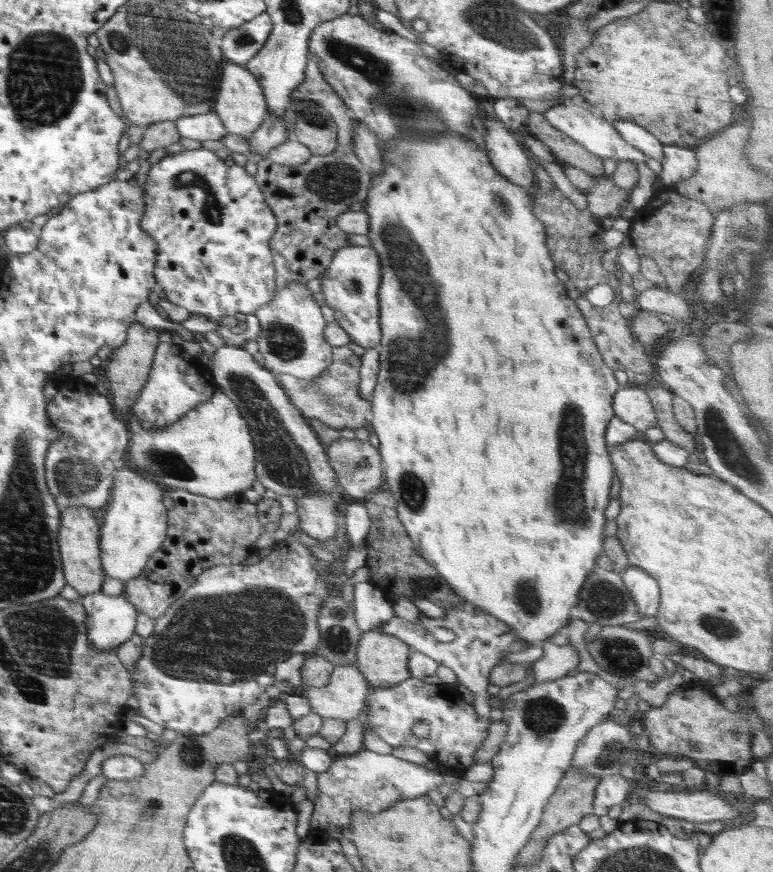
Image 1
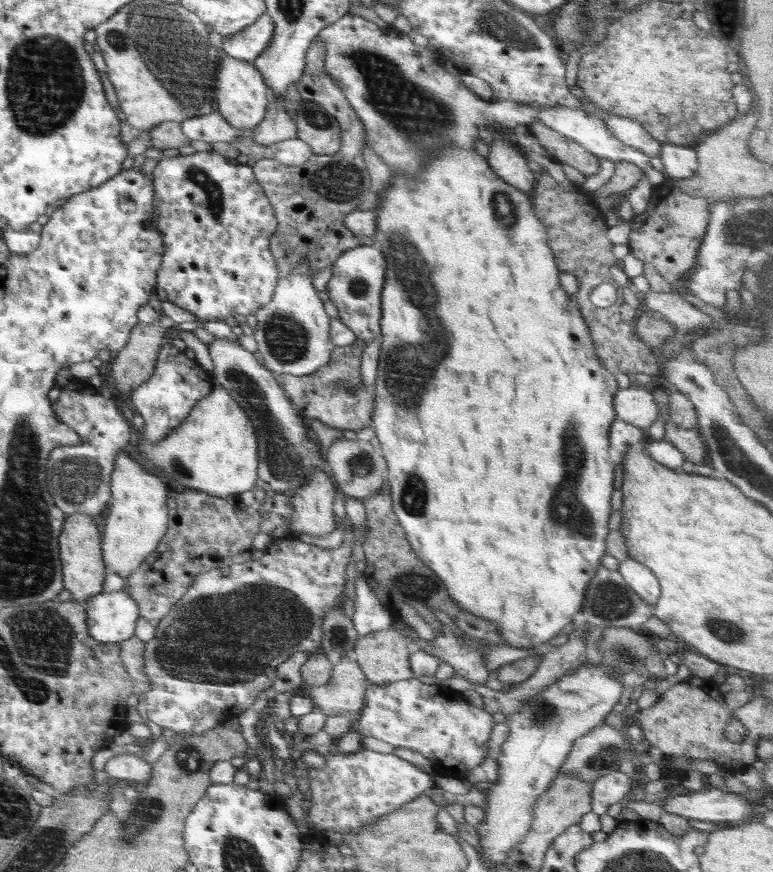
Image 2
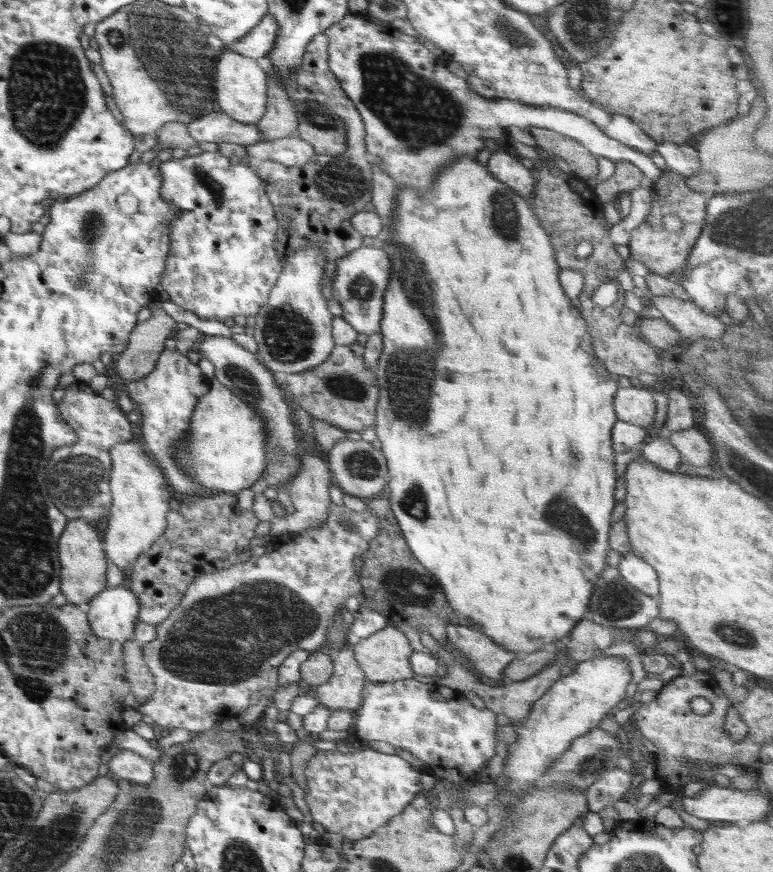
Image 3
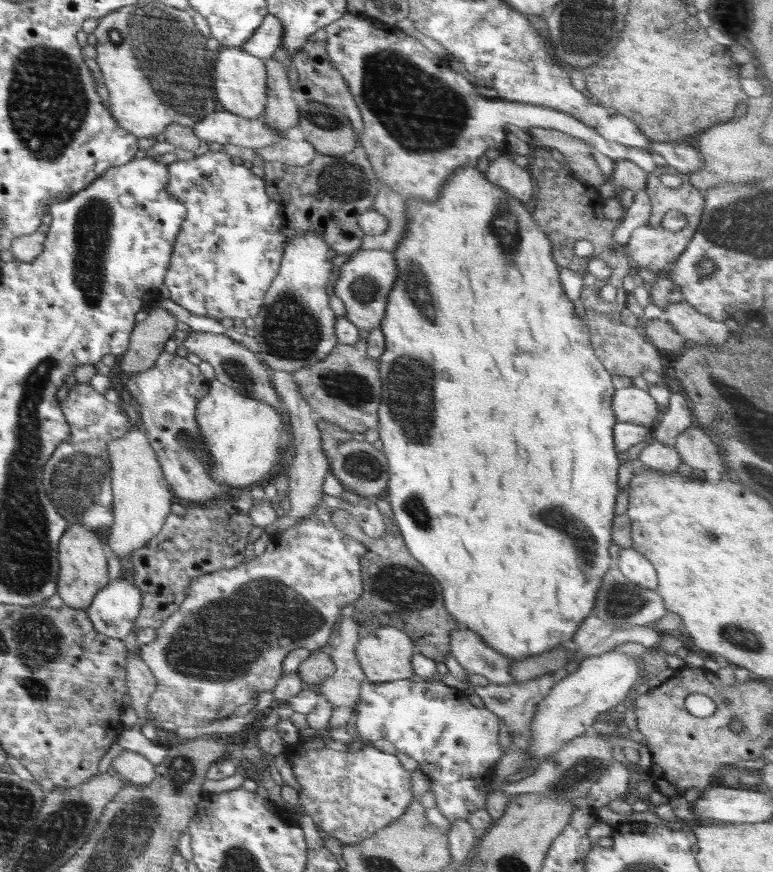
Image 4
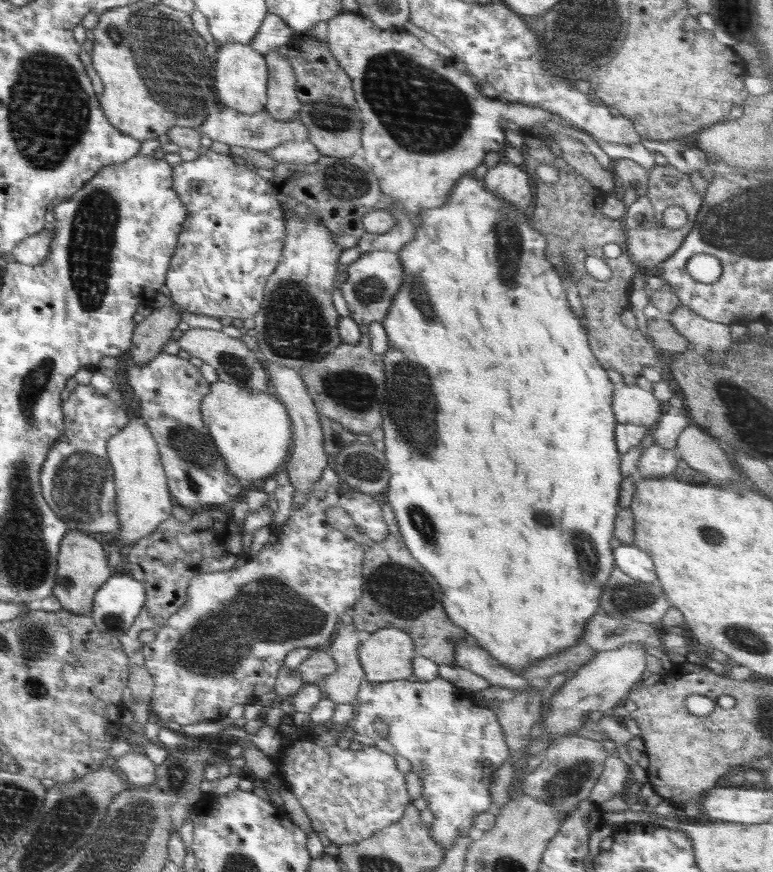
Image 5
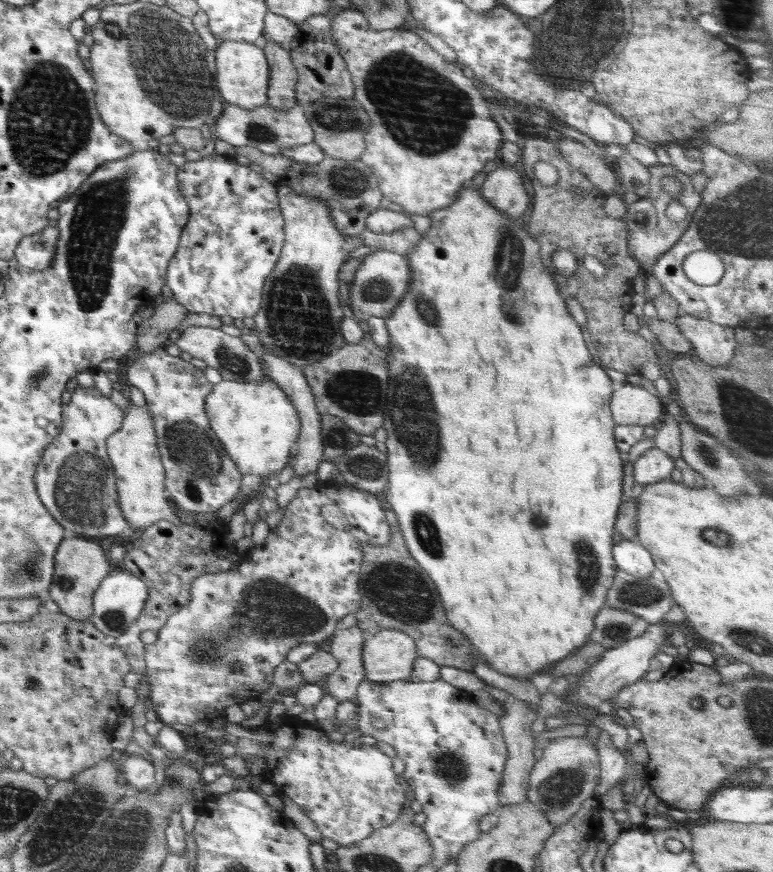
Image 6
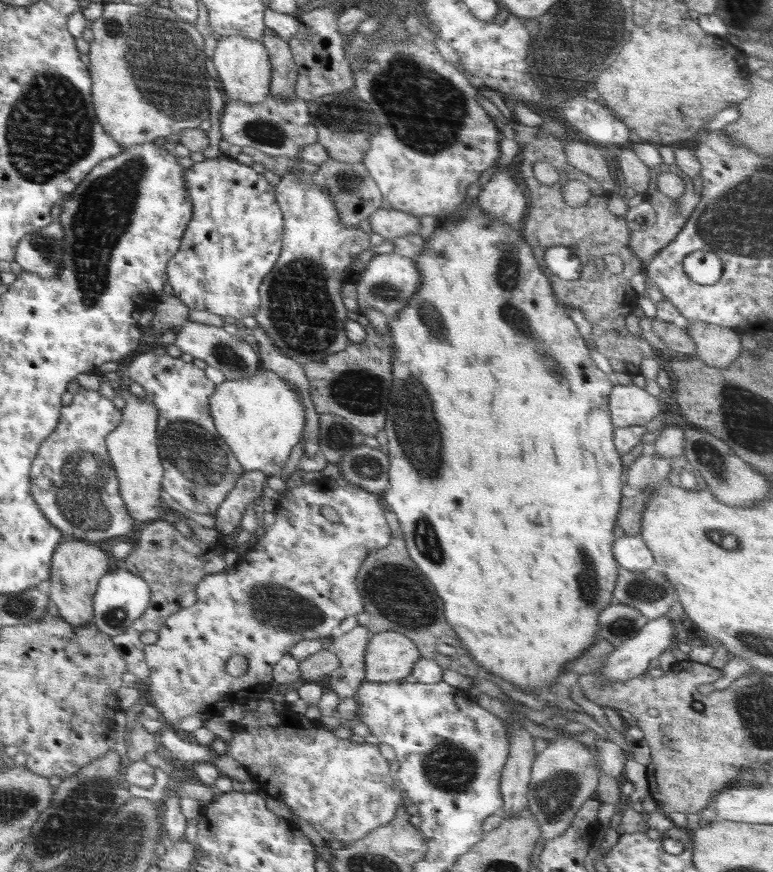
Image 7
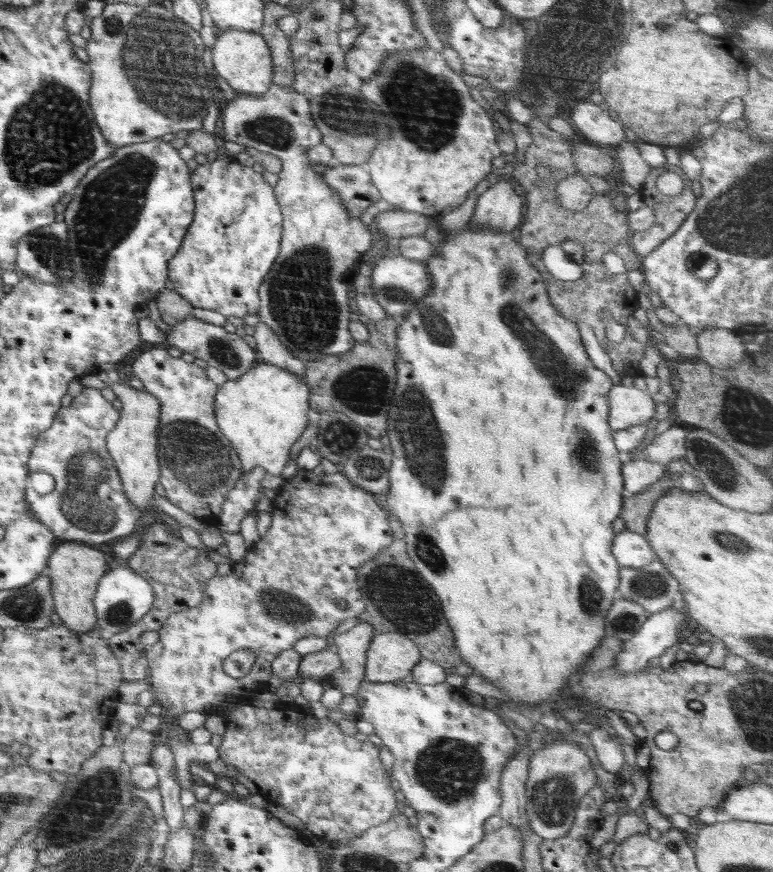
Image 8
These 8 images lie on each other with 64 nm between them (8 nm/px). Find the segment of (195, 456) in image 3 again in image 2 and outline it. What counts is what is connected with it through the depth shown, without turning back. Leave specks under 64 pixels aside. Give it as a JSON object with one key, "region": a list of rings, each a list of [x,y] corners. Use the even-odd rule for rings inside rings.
{"region":[[[218,382],[203,400],[197,402],[190,415],[180,427],[158,443],[146,441],[141,430],[134,441],[135,454],[146,466],[152,467],[172,487],[188,488],[196,491],[225,497],[253,490],[258,479],[259,457],[258,440],[253,423],[246,412],[230,397],[230,393]]]}

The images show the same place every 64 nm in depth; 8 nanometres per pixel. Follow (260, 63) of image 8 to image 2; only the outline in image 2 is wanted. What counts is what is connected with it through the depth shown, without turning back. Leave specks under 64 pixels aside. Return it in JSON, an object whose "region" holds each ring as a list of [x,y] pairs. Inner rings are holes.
{"region":[[[222,54],[219,60],[215,108],[232,126],[242,130],[253,130],[265,117],[270,90],[260,71],[252,61],[237,60]]]}

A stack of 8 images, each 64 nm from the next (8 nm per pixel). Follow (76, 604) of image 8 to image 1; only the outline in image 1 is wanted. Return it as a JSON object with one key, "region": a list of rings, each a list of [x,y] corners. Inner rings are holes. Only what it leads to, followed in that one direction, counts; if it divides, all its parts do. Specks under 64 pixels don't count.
{"region":[[[80,506],[64,510],[59,531],[59,552],[63,553],[64,572],[67,574],[68,584],[80,594],[80,597],[101,592],[104,570],[98,558],[102,546],[100,532],[90,508]]]}

